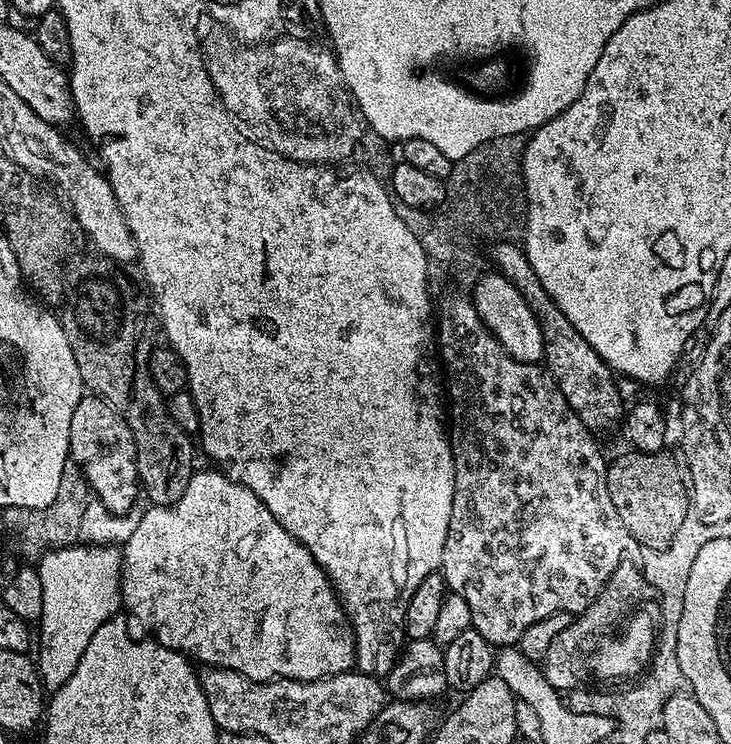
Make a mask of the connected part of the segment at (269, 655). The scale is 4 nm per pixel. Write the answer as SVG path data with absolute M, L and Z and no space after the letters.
M219 470L211 471L193 471L190 486L186 486L186 494L182 494L178 502L148 506L140 512L137 530L122 545L120 594L126 612L128 608L127 615L133 621L136 619L148 631L145 633L154 637L157 644L175 648L176 651L187 654L193 661L201 660L201 665L229 668L251 680L314 681L353 671L356 668L356 636L352 632L352 623L348 621L348 615L344 612L344 605L341 604L340 597L332 587L332 581L328 579L324 568L276 521L274 514L266 510L266 506L260 501L258 494L254 494L254 490L246 490L246 486L228 479Z

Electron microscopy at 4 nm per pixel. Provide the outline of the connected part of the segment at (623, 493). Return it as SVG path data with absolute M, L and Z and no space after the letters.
M627 450L616 461L608 464L606 486L610 490L610 502L614 502L614 510L618 510L618 518L622 518L622 526L636 539L641 549L652 554L664 552L674 539L682 525L690 516L690 488L686 483L685 473L676 465L676 460L663 452L638 452Z

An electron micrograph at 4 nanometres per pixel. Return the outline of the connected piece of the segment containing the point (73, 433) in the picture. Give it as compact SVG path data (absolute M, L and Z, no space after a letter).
M85 394L81 396L74 414L70 418L71 459L81 468L89 489L95 499L104 503L109 511L125 514L133 511L138 496L136 478L136 443L130 426L120 413L100 396Z

